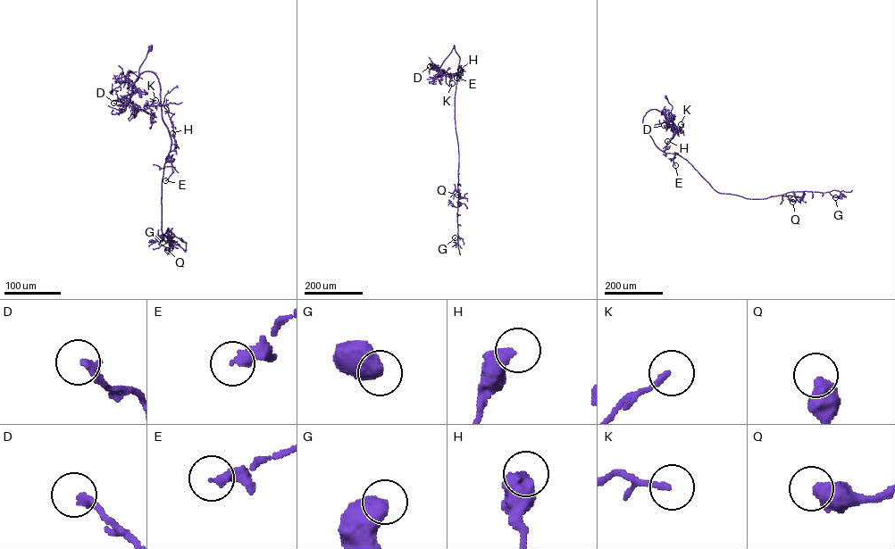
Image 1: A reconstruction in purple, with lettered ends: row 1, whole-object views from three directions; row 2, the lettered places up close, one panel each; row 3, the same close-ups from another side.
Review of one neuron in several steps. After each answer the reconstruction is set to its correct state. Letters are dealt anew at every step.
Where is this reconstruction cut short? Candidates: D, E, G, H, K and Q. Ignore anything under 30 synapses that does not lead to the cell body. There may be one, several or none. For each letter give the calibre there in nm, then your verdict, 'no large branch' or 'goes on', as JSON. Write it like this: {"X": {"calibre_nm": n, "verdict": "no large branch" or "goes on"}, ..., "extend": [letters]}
{"D": {"calibre_nm": 280, "verdict": "no large branch"}, "E": {"calibre_nm": 320, "verdict": "goes on"}, "G": {"calibre_nm": 650, "verdict": "no large branch"}, "H": {"calibre_nm": 460, "verdict": "no large branch"}, "K": {"calibre_nm": 180, "verdict": "no large branch"}, "Q": {"calibre_nm": 550, "verdict": "no large branch"}, "extend": ["E"]}

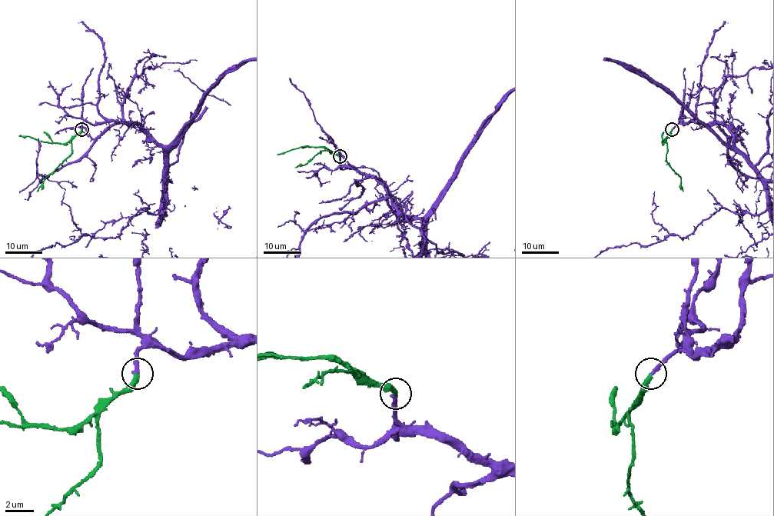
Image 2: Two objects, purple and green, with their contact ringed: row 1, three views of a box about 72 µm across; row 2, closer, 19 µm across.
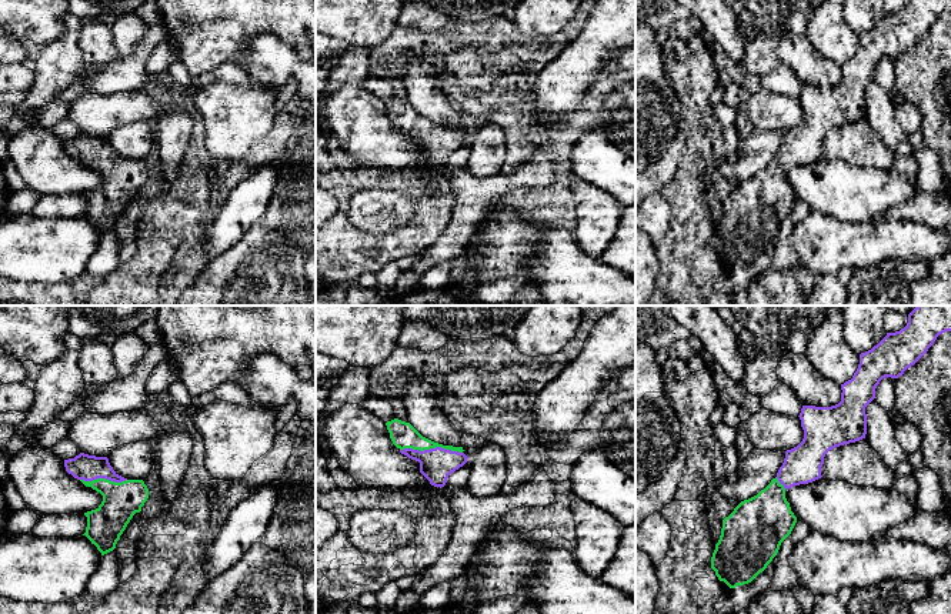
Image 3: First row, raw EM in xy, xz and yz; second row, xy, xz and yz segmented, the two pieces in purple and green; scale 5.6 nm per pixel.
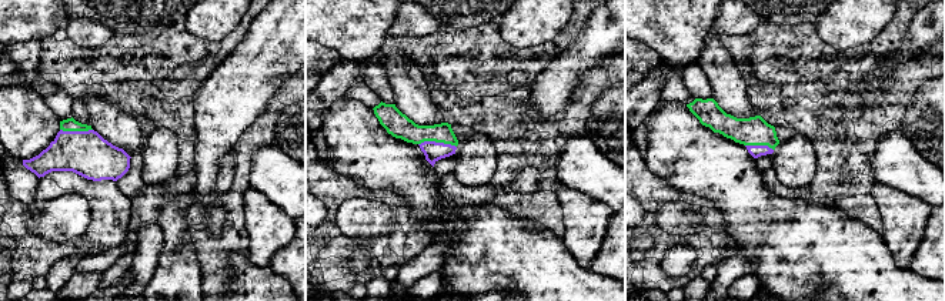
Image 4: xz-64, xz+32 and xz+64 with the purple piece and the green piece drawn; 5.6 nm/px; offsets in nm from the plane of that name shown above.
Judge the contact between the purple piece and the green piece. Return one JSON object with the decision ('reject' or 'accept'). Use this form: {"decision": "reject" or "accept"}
{"decision": "accept"}

